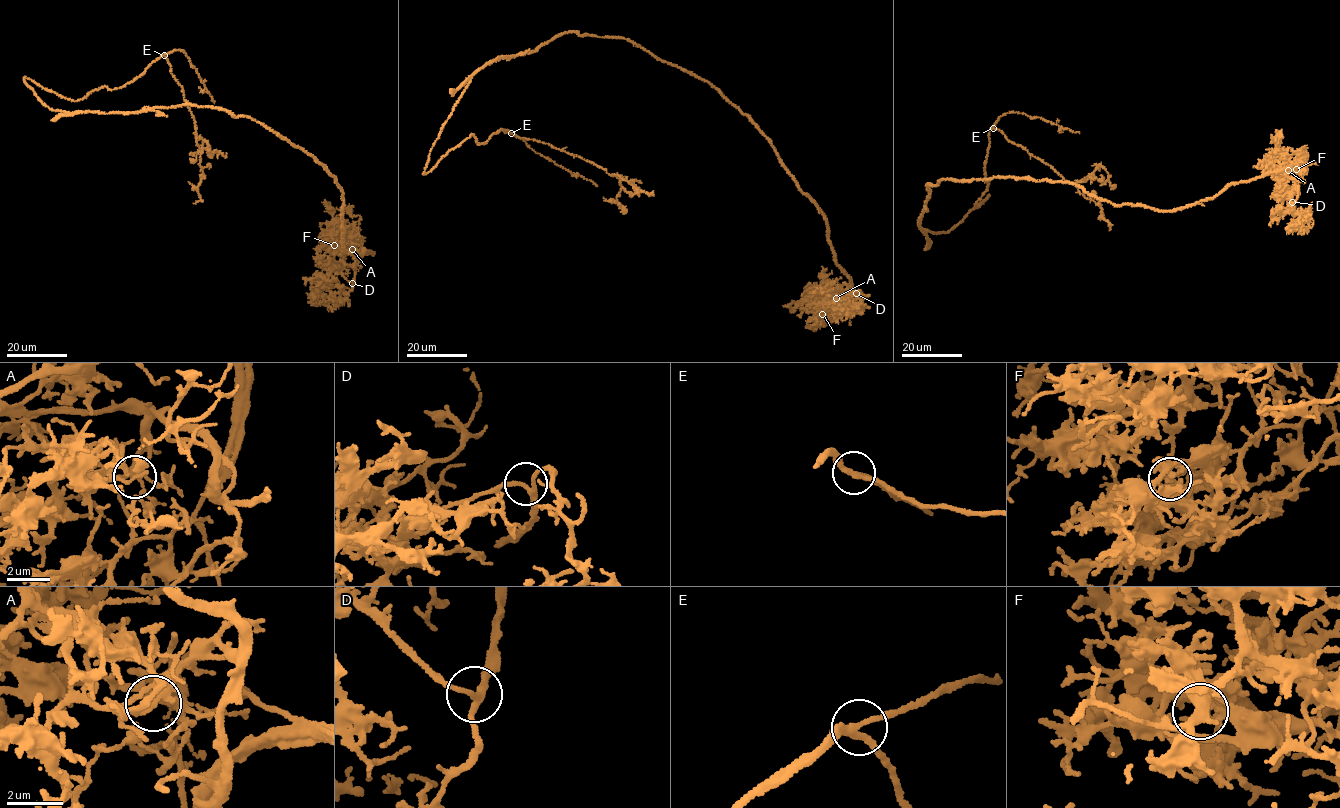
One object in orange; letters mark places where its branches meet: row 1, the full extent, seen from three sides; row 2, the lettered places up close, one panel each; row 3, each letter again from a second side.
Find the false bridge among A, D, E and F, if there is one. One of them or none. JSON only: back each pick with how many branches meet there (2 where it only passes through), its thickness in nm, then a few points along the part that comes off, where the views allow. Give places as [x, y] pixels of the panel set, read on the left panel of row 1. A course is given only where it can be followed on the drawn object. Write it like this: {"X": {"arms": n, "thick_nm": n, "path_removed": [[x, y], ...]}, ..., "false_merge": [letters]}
{"false_merge": []}

